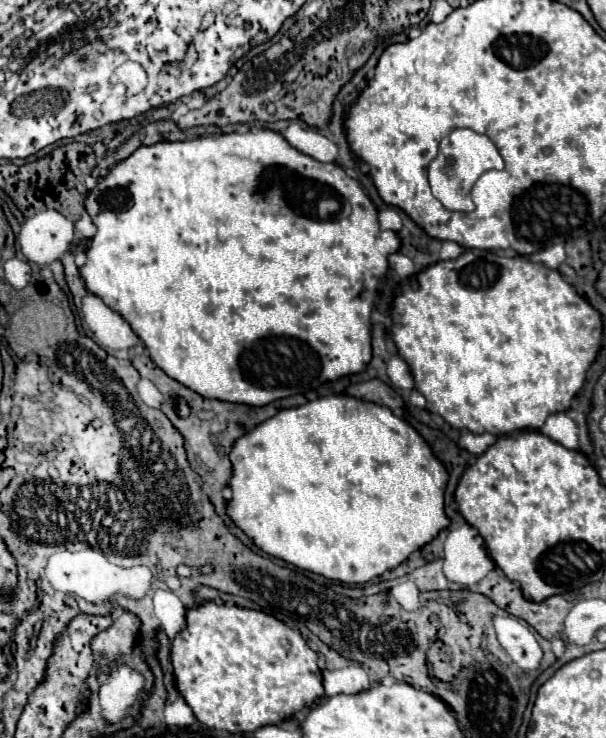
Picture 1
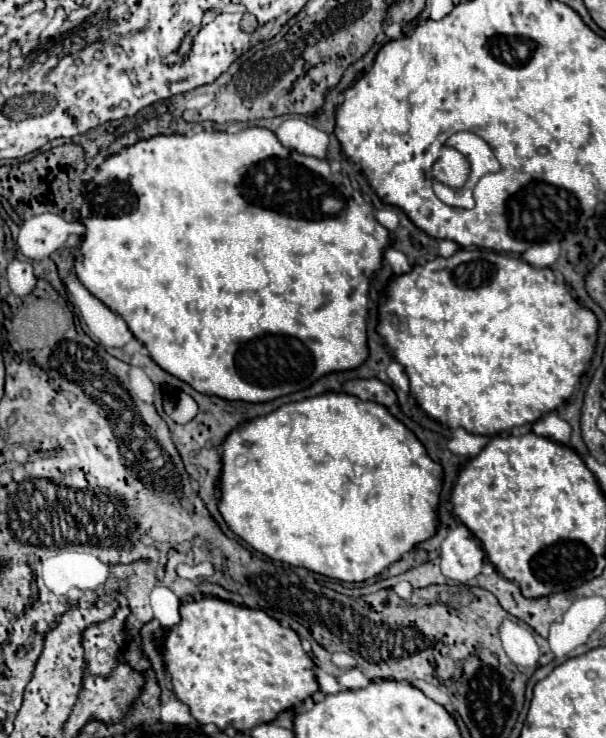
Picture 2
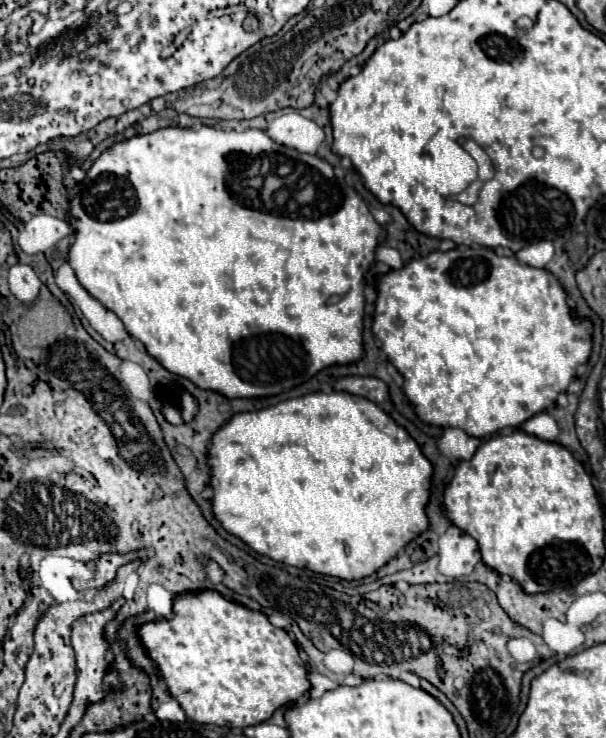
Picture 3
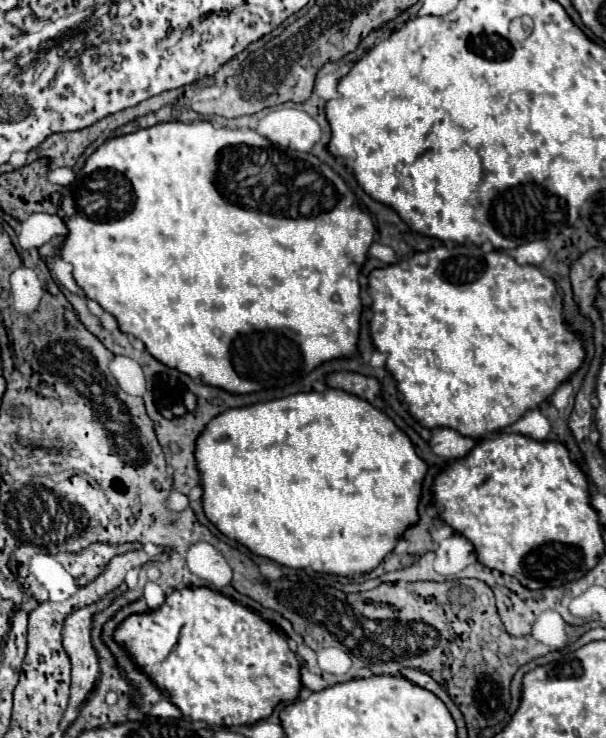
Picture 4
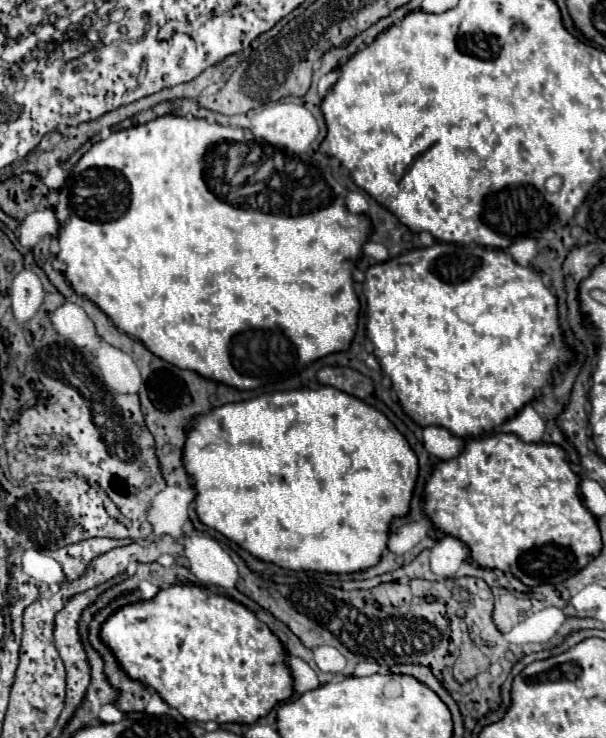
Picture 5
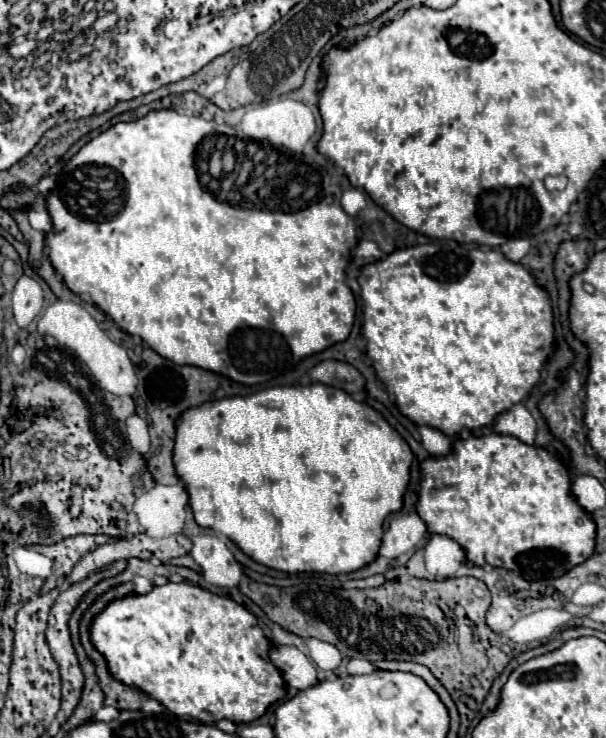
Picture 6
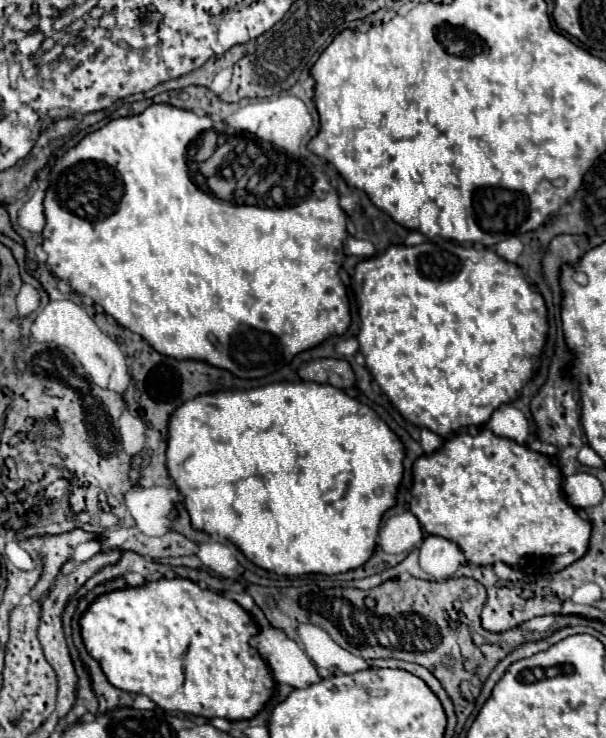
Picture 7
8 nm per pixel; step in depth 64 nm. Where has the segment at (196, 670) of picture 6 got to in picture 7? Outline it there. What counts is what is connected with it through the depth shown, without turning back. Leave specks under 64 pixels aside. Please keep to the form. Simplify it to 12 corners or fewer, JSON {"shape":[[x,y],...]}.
{"shape":[[184,578],[80,616],[108,682],[250,720],[274,692],[234,600]]}

